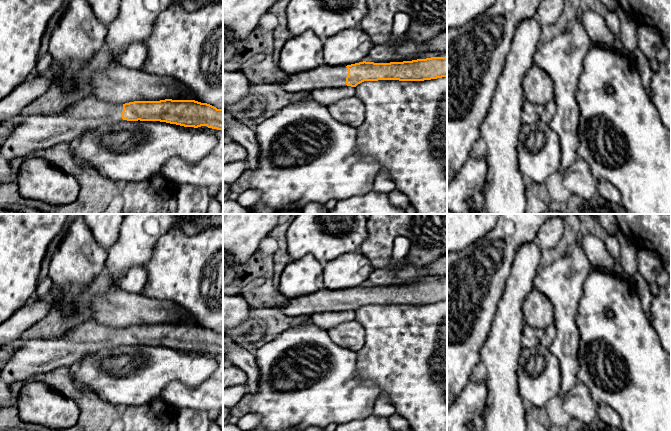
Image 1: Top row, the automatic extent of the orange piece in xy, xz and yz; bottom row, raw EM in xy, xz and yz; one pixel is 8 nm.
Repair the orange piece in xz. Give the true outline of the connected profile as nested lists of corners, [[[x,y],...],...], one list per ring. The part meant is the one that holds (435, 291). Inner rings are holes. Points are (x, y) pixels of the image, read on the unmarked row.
[[[447,280],[390,287],[363,285],[346,291],[325,288],[288,299],[286,305],[278,308],[283,314],[294,317],[337,310],[356,311],[364,305],[424,305],[442,301],[447,301]]]

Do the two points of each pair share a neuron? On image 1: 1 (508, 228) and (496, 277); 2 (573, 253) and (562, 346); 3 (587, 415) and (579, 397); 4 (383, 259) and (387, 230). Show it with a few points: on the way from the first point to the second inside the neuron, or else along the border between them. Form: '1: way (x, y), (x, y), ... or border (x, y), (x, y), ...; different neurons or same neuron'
1: way (507, 240), (504, 263), (502, 265); same neuron
2: way (565, 276), (565, 323); same neuron
3: way (585, 411), (579, 405), (579, 401); same neuron
4: way (383, 252), (383, 237); same neuron

